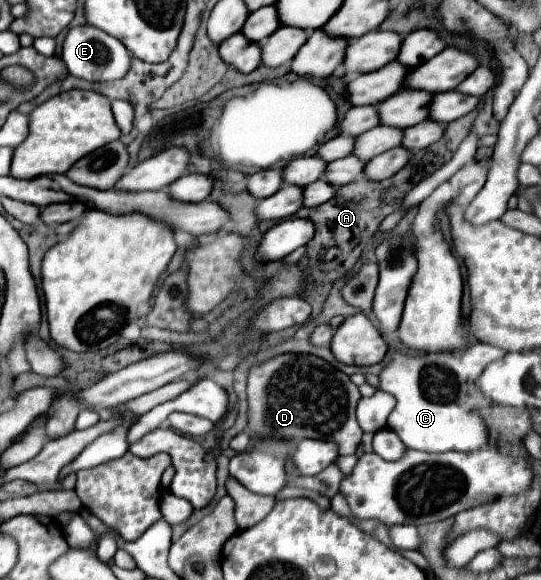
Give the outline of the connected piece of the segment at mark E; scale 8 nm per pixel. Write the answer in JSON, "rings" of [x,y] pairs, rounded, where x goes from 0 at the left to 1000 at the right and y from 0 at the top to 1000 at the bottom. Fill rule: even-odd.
{"rings":[[[150,43],[150,47],[128,50],[128,57],[116,71],[116,109],[120,109],[124,122],[131,129],[161,136],[161,140],[224,136],[238,119],[238,105],[242,105],[242,95],[220,67],[213,67],[213,64],[198,60],[194,53],[176,50],[168,43]]]}

